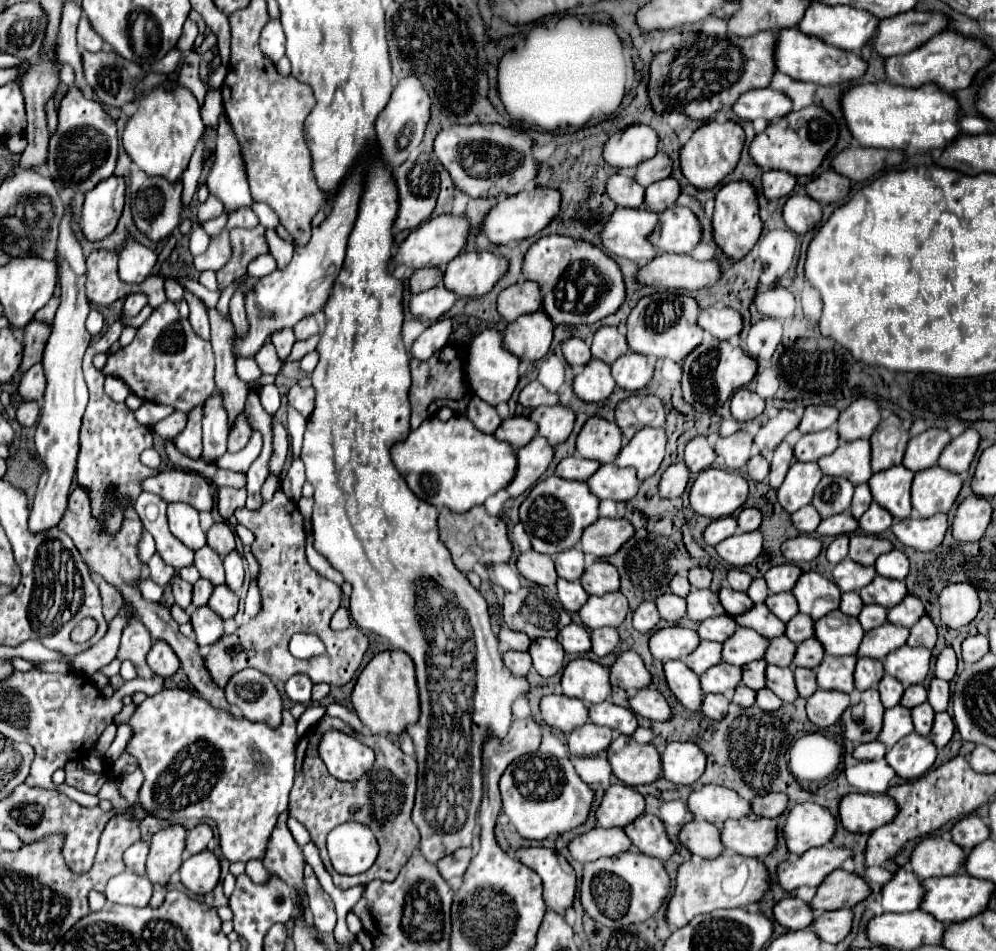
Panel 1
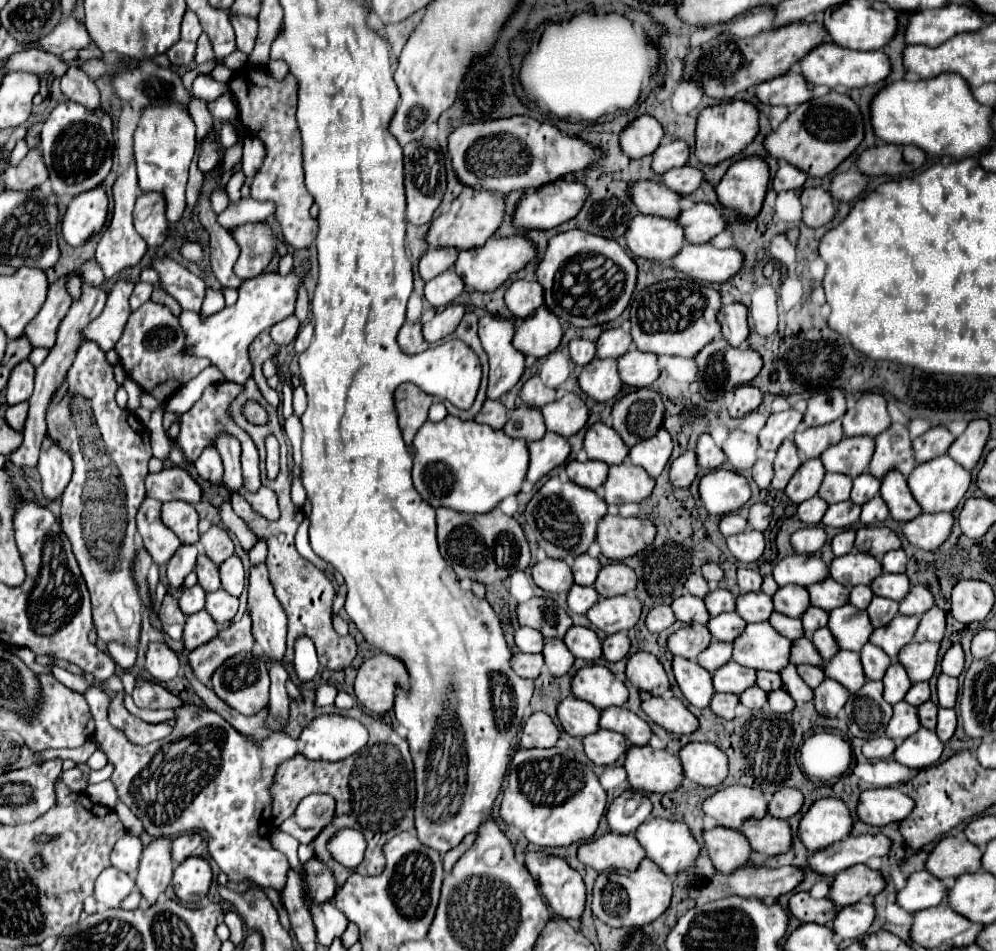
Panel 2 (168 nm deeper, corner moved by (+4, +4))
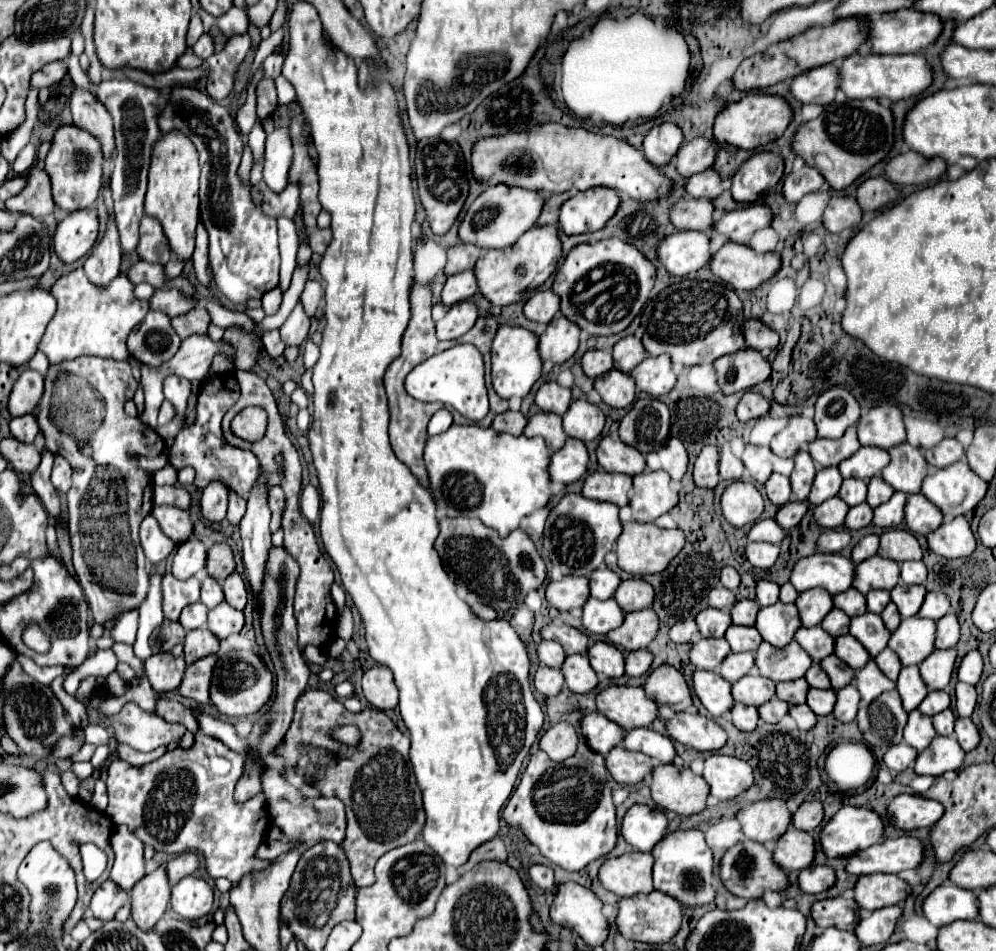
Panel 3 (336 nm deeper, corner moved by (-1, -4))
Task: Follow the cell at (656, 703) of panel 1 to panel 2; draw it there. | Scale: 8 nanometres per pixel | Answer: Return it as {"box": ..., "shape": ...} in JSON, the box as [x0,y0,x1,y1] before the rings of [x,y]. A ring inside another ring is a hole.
{"box":[641,695,699,735],"shape":[[[673,695],[647,697],[641,707],[659,727],[671,733],[689,735],[699,729],[699,719]]]}

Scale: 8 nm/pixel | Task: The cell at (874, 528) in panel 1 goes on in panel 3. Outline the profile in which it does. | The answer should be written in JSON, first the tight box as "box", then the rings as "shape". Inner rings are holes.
{"box":[872,493,906,529],"shape":[[[894,493],[890,501],[874,509],[874,519],[872,523],[882,529],[892,529],[902,523],[904,519],[904,503],[906,503],[906,493]]]}

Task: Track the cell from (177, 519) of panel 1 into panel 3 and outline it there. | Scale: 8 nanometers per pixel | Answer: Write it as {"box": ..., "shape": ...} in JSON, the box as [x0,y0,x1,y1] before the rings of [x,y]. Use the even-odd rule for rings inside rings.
{"box":[152,505,194,543],"shape":[[[160,505],[152,509],[152,515],[158,519],[160,529],[176,543],[184,543],[194,535],[194,525],[190,521],[188,511],[182,511],[178,507]]]}

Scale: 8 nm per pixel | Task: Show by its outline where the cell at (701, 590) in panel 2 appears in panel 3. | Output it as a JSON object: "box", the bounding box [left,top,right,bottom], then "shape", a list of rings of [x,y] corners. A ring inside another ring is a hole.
{"box":[708,587,736,611],"shape":[[[714,587],[708,591],[708,605],[728,611],[736,603],[736,595],[724,587]]]}

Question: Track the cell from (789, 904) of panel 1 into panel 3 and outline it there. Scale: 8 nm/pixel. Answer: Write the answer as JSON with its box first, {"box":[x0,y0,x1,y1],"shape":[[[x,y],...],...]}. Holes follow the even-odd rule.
{"box":[812,897,860,931],"shape":[[[834,897],[834,899],[822,899],[812,905],[812,919],[818,927],[836,927],[842,931],[852,931],[858,923],[860,911],[856,901]]]}

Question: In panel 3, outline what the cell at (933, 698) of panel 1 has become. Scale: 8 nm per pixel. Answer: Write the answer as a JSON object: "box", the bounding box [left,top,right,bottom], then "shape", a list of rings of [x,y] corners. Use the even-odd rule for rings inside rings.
{"box":[956,683,976,717],"shape":[[[956,683],[956,711],[960,717],[970,717],[976,705],[976,689],[966,683]]]}

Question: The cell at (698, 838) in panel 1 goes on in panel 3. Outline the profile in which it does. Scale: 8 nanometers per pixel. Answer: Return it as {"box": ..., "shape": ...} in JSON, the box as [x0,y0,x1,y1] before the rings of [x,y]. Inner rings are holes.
{"box":[720,841,788,899],"shape":[[[740,841],[724,853],[720,861],[720,877],[730,893],[744,899],[758,899],[762,897],[764,889],[780,891],[788,885],[788,877],[772,861],[772,853],[762,843],[754,843],[754,841]]]}

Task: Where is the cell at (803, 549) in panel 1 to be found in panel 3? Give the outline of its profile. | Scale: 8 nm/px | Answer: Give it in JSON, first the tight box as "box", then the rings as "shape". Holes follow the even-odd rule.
{"box":[818,529,850,553],"shape":[[[842,529],[842,531],[826,531],[818,537],[818,551],[822,553],[838,553],[840,549],[844,549],[850,543],[850,531]]]}

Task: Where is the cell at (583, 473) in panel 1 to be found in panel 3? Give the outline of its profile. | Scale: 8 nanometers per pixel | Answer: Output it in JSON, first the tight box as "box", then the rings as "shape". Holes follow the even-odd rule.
{"box":[582,471,632,507],"shape":[[[596,471],[584,479],[582,495],[594,501],[608,501],[618,507],[628,505],[628,497],[632,491],[632,477],[622,473],[606,473]]]}

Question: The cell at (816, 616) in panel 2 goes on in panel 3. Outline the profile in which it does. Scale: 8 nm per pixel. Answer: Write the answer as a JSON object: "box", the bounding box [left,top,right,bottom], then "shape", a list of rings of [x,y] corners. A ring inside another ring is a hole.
{"box":[820,609,850,637],"shape":[[[832,609],[820,623],[824,627],[824,631],[828,635],[834,635],[834,637],[840,637],[840,635],[846,635],[848,633],[848,625],[850,625],[850,617],[846,613],[842,613],[840,609]]]}

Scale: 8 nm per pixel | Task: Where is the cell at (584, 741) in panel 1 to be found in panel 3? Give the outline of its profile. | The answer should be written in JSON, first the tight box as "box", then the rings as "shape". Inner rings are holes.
{"box":[604,745,654,785],"shape":[[[622,745],[614,747],[604,759],[606,759],[606,769],[612,775],[612,779],[624,785],[636,785],[644,781],[654,767],[650,757],[638,751],[626,751]]]}

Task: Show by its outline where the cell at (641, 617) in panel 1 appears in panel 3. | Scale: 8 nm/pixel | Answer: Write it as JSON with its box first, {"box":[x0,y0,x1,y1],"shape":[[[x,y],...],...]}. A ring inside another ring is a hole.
{"box":[668,621,698,643],"shape":[[[682,621],[682,623],[674,623],[674,627],[670,627],[668,637],[674,643],[688,643],[694,639],[694,633],[698,633],[698,627],[694,627],[694,621]],[[696,629],[696,631],[694,631]]]}

